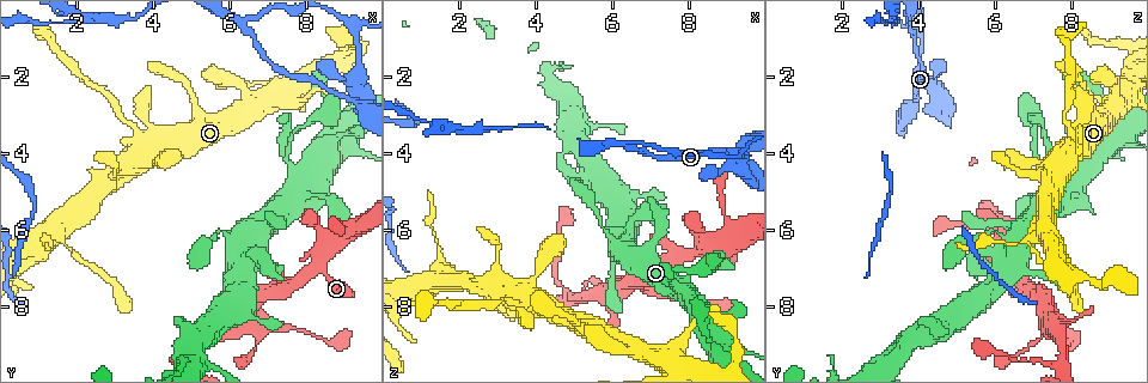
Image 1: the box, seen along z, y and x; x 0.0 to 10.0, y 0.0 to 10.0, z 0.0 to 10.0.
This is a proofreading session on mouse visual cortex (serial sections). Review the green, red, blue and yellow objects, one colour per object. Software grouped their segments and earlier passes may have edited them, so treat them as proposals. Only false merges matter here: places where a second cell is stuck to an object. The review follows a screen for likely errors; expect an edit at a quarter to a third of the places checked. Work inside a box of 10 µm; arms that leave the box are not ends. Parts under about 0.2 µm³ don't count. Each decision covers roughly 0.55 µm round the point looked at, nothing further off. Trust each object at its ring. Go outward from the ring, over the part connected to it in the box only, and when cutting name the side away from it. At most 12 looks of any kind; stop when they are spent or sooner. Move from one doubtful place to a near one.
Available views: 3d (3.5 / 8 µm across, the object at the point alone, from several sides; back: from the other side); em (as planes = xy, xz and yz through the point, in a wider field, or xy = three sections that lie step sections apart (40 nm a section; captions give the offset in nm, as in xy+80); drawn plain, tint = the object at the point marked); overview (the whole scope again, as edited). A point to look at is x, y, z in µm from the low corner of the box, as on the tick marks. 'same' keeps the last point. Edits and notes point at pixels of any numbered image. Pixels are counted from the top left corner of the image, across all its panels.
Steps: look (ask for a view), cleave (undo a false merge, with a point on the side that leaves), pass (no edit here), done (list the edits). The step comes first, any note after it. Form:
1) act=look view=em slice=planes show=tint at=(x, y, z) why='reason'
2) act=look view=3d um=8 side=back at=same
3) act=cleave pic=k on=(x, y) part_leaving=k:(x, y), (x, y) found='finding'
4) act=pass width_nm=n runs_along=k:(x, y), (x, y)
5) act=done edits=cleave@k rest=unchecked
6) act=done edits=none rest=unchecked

act=look view=3d um=3.5 at=(8.50, 6.70, 6.55) why='abrupt turn'

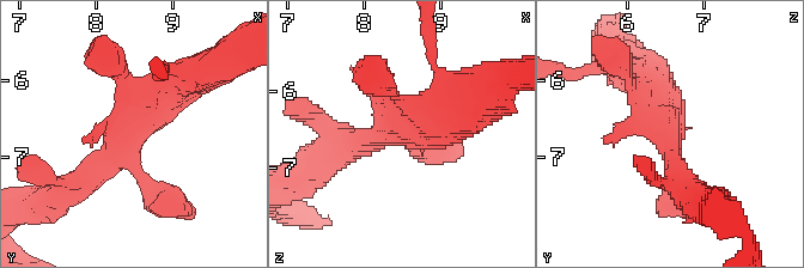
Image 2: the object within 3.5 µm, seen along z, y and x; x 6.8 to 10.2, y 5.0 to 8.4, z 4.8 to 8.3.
act=look view=em slice=xy step=1 show=tint at=(8.45, 6.65, 6.50)

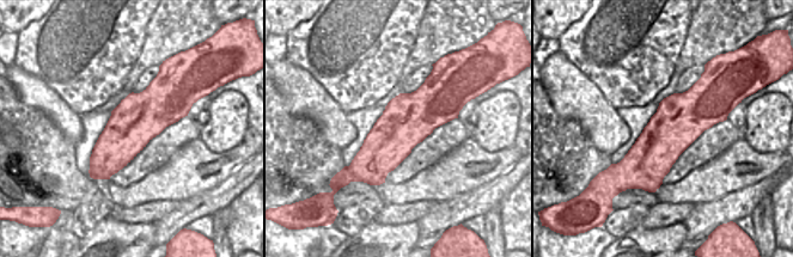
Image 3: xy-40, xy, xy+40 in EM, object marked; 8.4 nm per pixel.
act=pass found='continuous, no second cell'

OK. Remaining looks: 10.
act=look view=3d um=3.5 side=back at=(6.40, 8.20, 7.35) why='a fork'

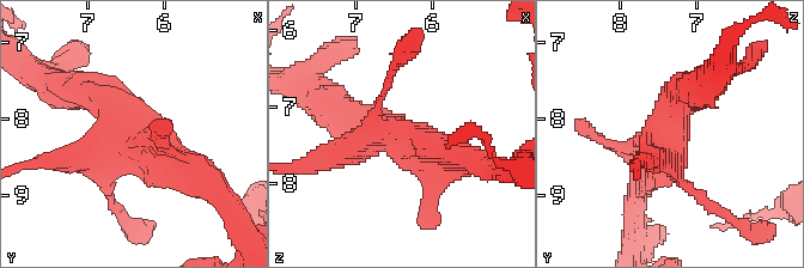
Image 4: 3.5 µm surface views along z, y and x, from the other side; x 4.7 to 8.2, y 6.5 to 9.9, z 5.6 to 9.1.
act=look view=em slice=xy step=2 show=tint at=(6.45, 8.15, 7.40)

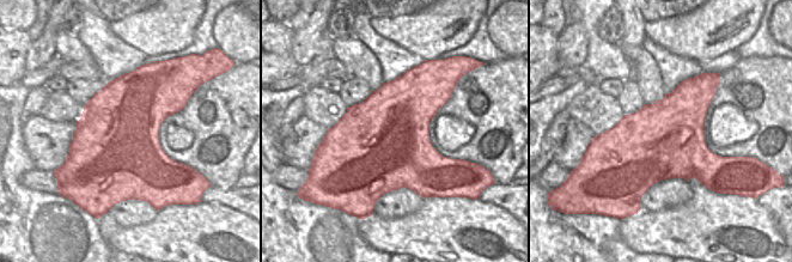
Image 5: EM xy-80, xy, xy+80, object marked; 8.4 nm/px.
act=pass found='continuous, no second cell'

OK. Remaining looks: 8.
act=look view=3d um=3.5 side=back at=(3.70, 3.70, 7.95)

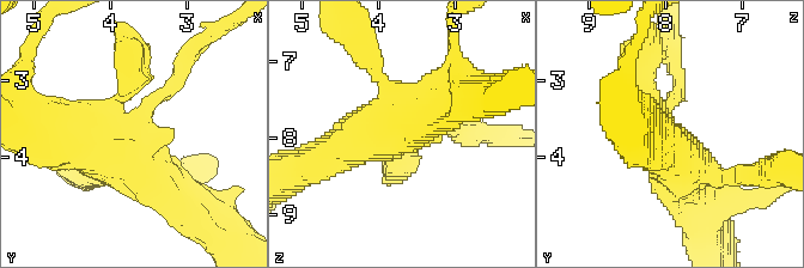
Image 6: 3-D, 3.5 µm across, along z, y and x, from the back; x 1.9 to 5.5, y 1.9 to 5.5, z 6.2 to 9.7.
act=look view=em slice=xy step=1 show=tint at=same

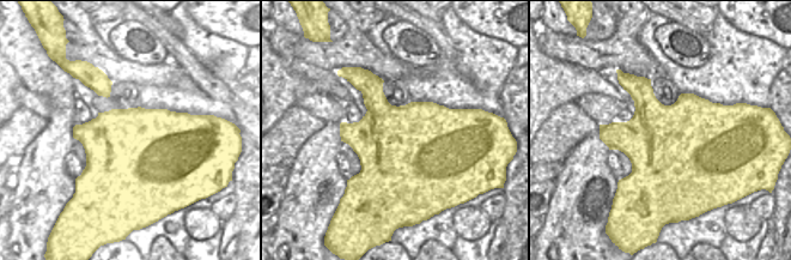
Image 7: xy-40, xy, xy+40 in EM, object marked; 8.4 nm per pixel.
act=pass runs_along=6:(308, 166), (364, 135), (440, 105) found='one cell here'

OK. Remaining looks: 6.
act=look view=3d um=3.5 side=back at=(6.50, 0.75, 3.85)

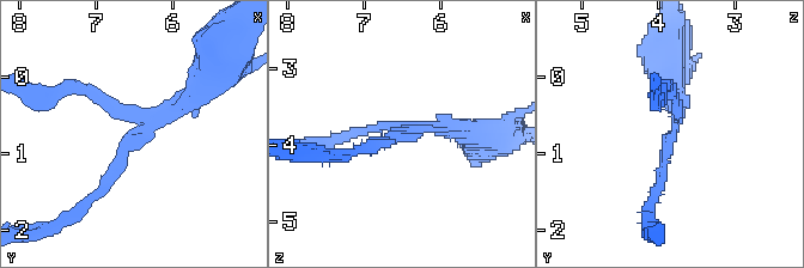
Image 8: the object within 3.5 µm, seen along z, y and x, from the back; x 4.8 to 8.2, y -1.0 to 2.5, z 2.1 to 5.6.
act=look view=em slice=planes show=tint at=(6.45, 0.75, 3.80)

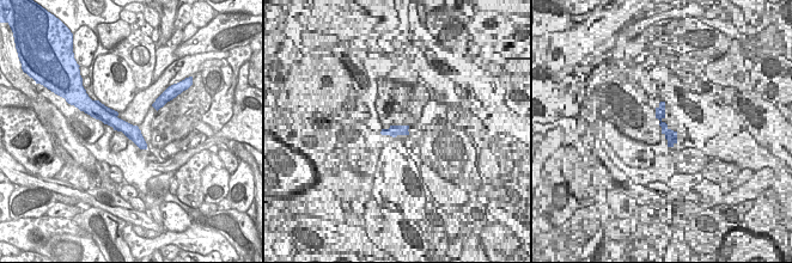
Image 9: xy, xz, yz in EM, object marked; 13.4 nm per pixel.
act=pass runs_along=8:(653, 195), (678, 122), (671, 89) found='one cell here'

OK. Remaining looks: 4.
act=look view=3d um=3.5 side=back at=(9.35, 0.70, 4.05) why='arms part here'

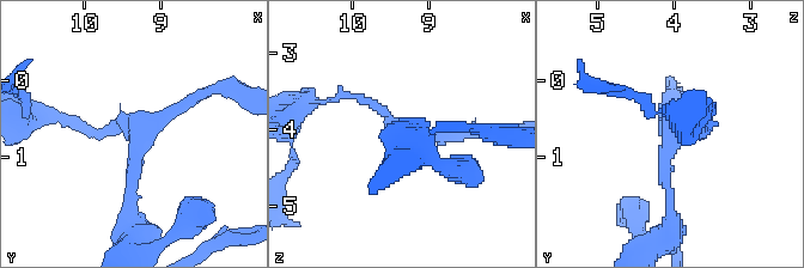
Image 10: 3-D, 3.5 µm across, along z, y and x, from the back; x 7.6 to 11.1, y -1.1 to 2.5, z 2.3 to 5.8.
act=look view=em slice=xy step=3 show=tint at=(9.35, 0.65, 4.05) arms=3 arm_widths_nm=100,150,150 why='shape alone is not enough'

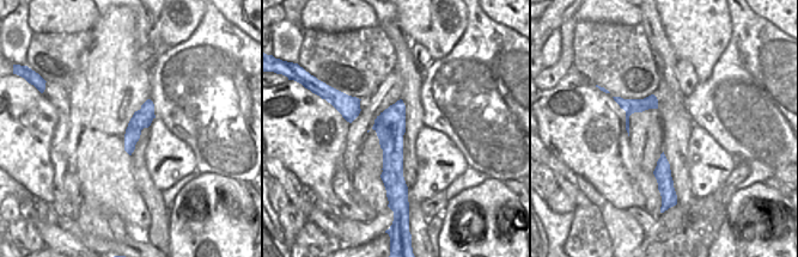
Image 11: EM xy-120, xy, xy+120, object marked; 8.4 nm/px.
act=look view=em slice=planes show=tint at=same

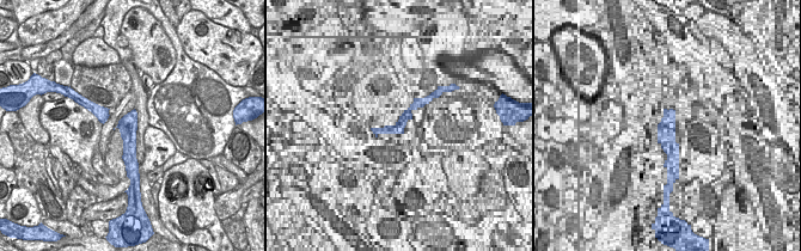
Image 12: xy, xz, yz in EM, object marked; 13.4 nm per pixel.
act=pass runs_along=10:(201, 92), (134, 129), (131, 211) found='all the same cell'

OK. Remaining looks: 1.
act=done edits=none rest=unchecked

